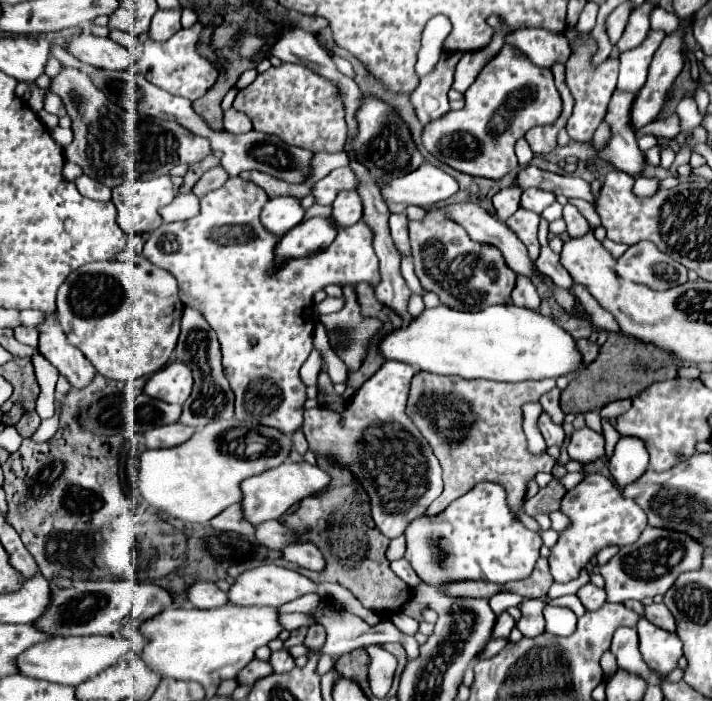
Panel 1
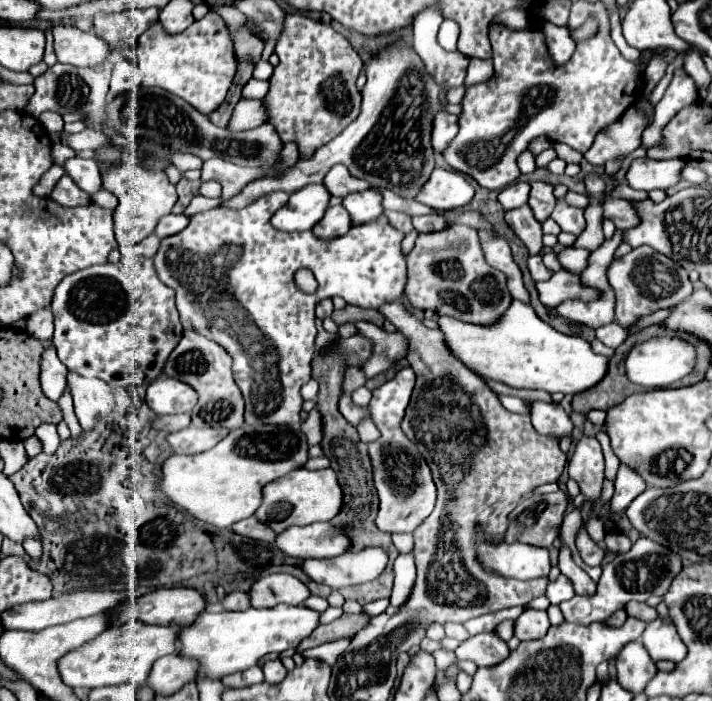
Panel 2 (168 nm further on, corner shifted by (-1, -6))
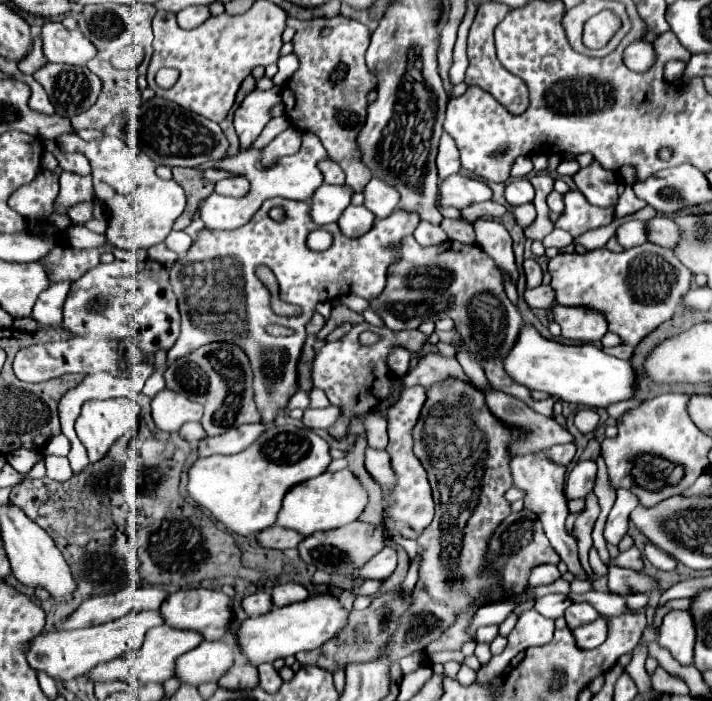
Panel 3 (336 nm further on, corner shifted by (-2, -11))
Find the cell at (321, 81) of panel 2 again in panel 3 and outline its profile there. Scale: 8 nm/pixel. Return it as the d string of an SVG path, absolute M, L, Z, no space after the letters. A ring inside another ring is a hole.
M333 16L333 18L313 18L307 22L289 18L287 26L297 28L297 34L293 38L295 44L295 54L301 60L299 70L291 76L291 80L287 82L285 90L283 90L283 106L285 106L285 114L291 120L293 126L305 130L305 132L313 132L321 138L327 154L341 164L341 168L345 170L346 183L351 186L354 193L362 193L363 188L367 186L367 182L373 178L371 170L361 162L361 150L357 146L357 134L363 126L363 122L367 120L367 94L373 92L377 88L377 78L367 70L365 64L365 50L369 46L369 38L371 38L371 30L357 22L357 20L349 20L345 16ZM329 26L331 34L329 36L321 36L321 28Z

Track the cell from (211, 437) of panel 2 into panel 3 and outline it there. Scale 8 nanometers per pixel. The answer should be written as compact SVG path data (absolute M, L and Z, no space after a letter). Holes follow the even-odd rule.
M243 424L239 428L231 428L229 432L221 436L207 436L199 442L199 454L201 456L213 456L213 454L237 454L247 450L263 432L267 432L267 424Z

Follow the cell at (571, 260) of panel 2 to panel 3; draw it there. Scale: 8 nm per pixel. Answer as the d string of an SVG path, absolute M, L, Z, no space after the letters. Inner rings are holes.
M651 242L619 254L607 248L589 250L585 254L557 254L549 260L547 270L559 306L589 308L603 314L609 332L631 346L637 346L659 324L673 318L691 282L691 272L679 262L675 252L667 252L667 248L659 248Z

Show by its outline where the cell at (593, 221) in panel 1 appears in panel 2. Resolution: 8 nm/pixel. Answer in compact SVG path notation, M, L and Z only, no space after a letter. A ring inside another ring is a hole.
M568 191L566 197L564 197L564 201L566 201L568 205L572 205L572 207L580 207L580 209L586 209L586 207L588 207L586 195L580 195L580 193L574 193L574 191Z

